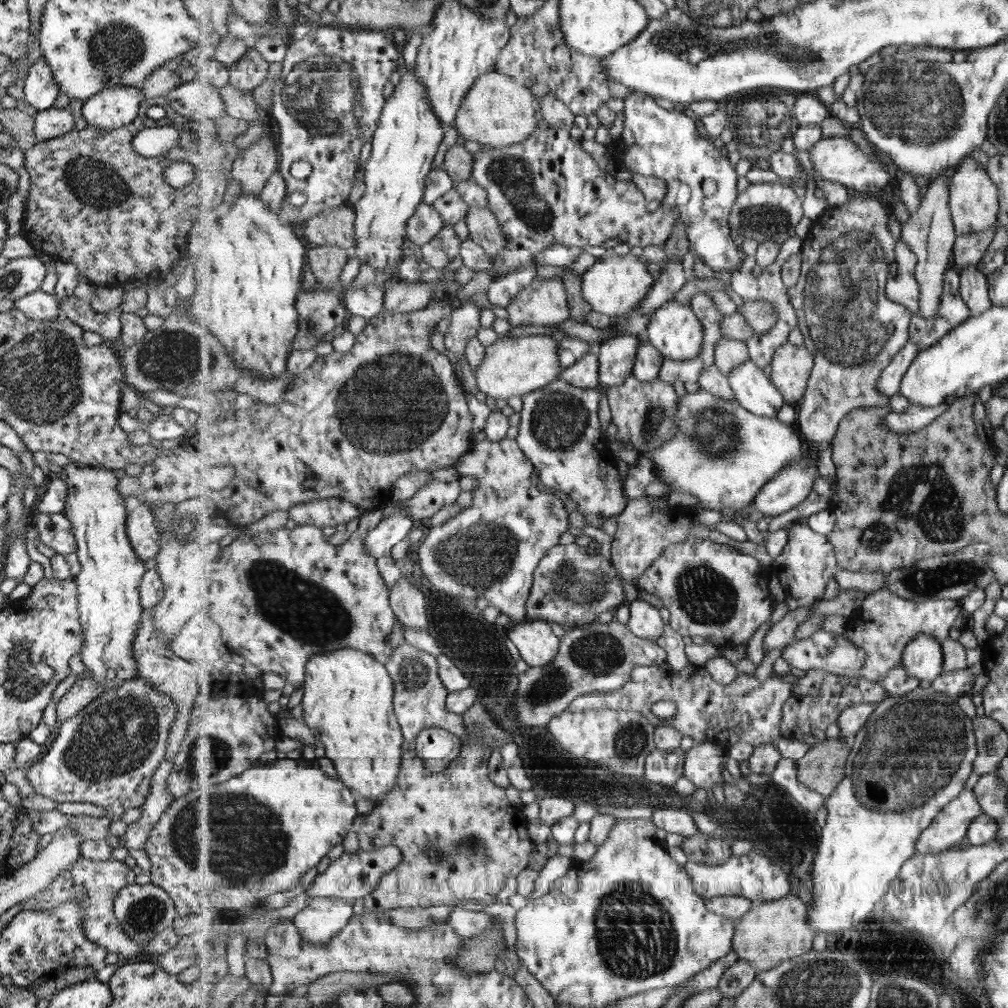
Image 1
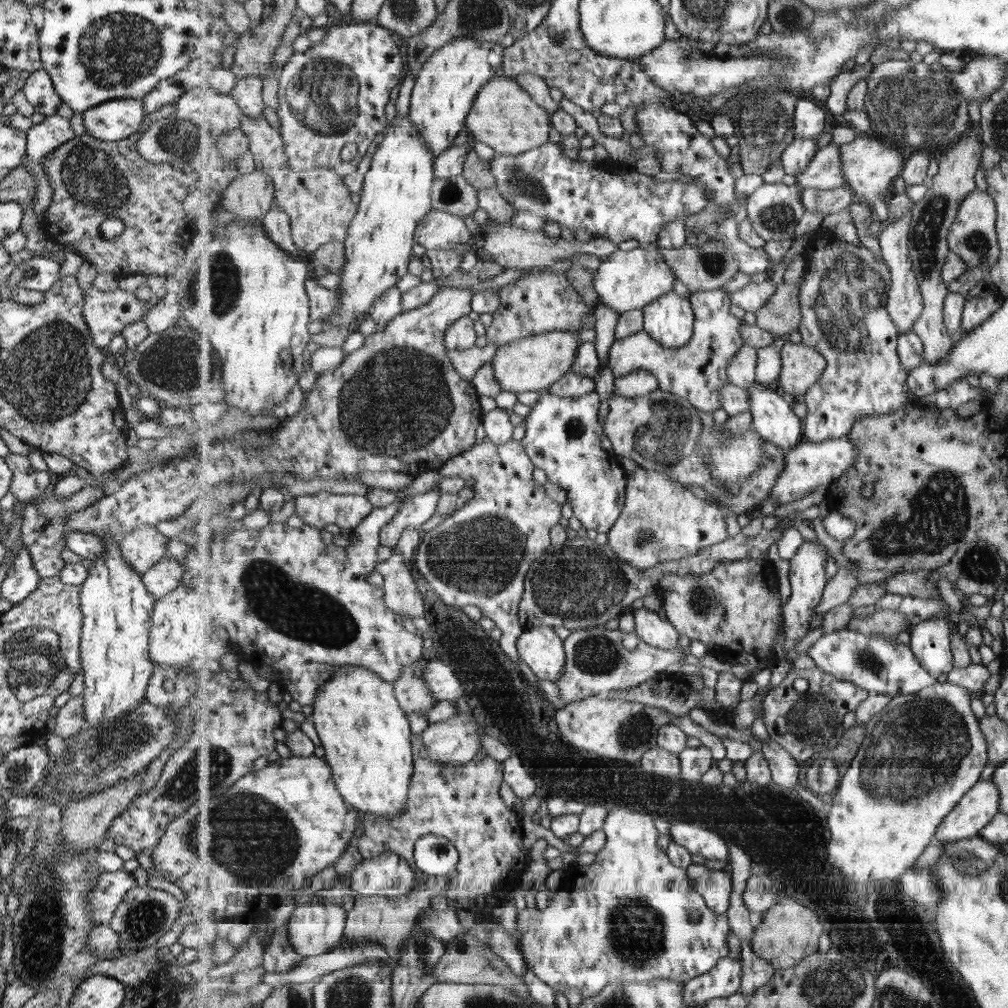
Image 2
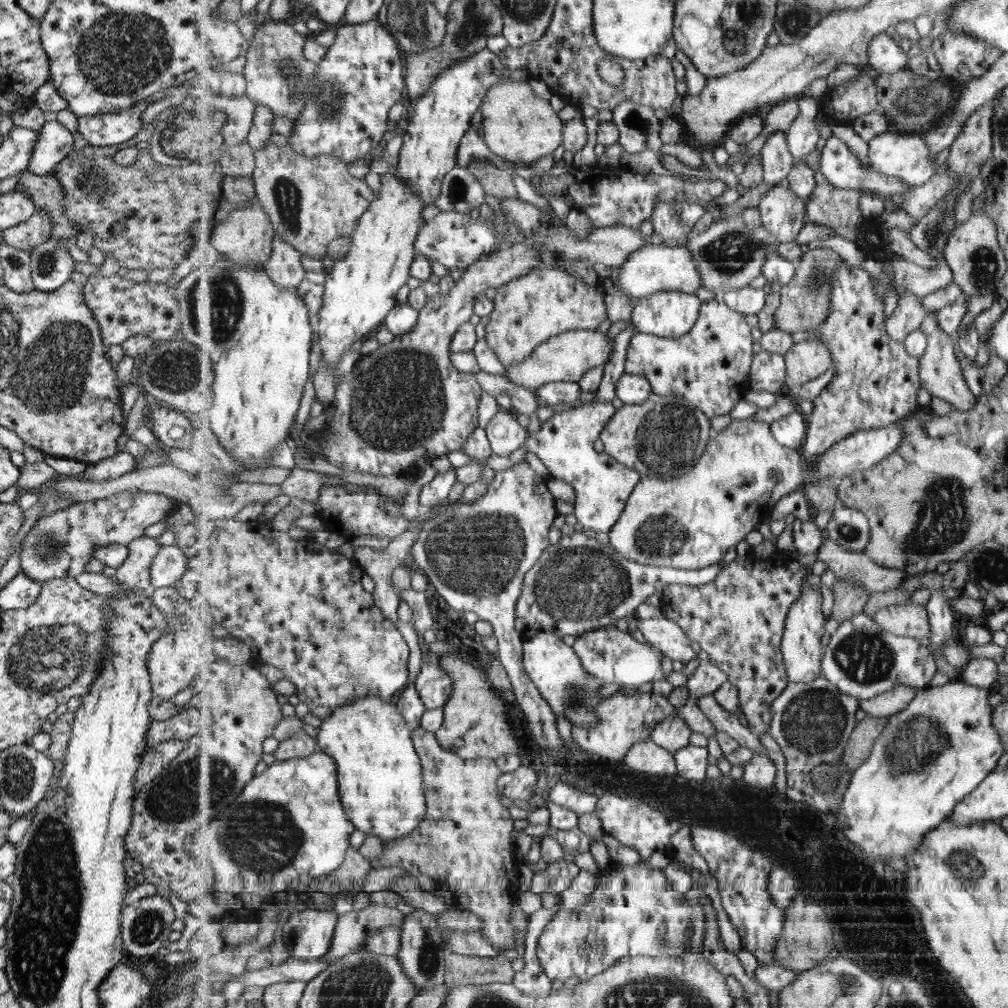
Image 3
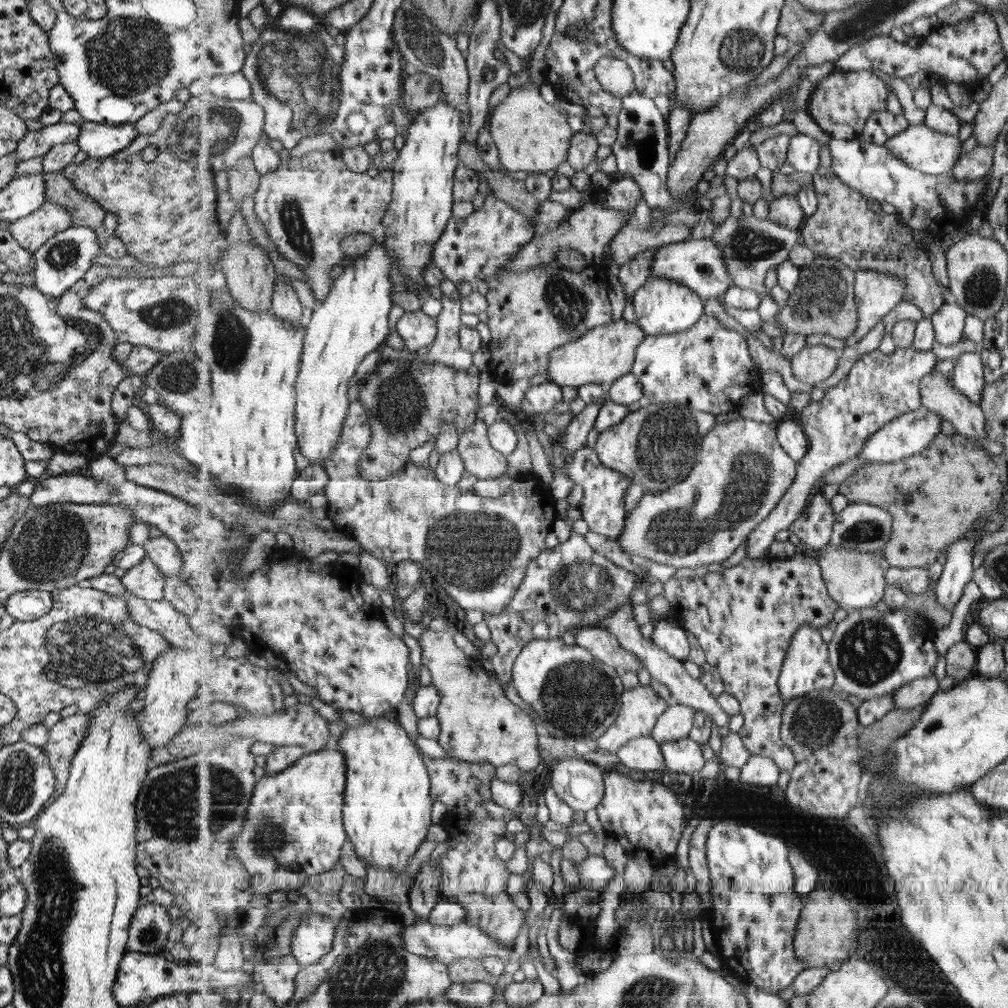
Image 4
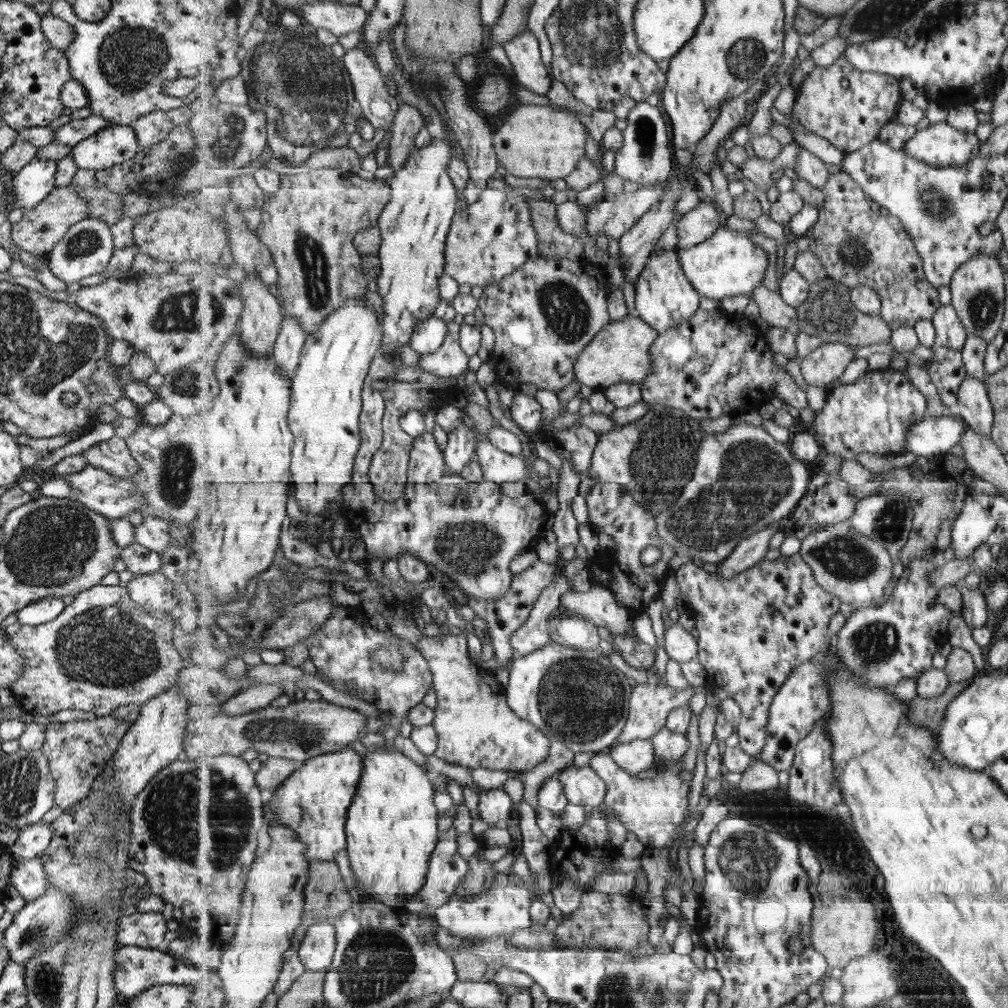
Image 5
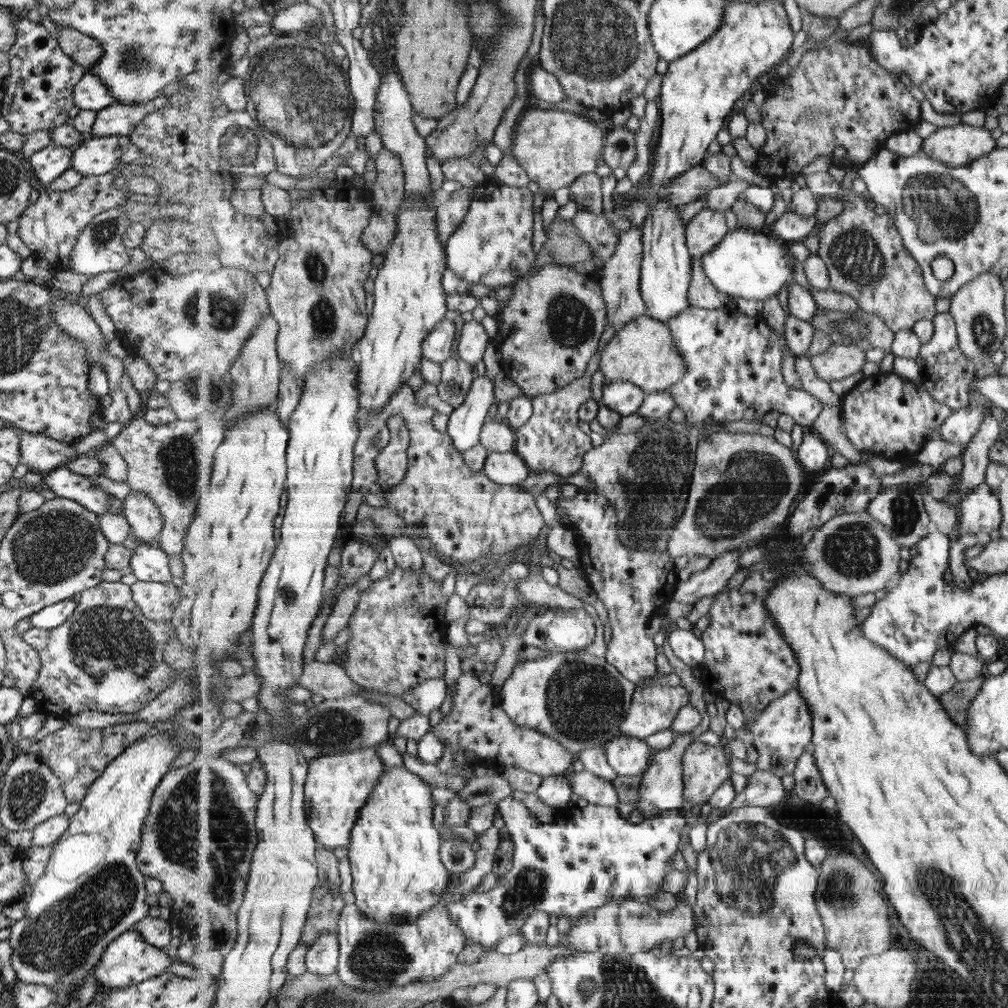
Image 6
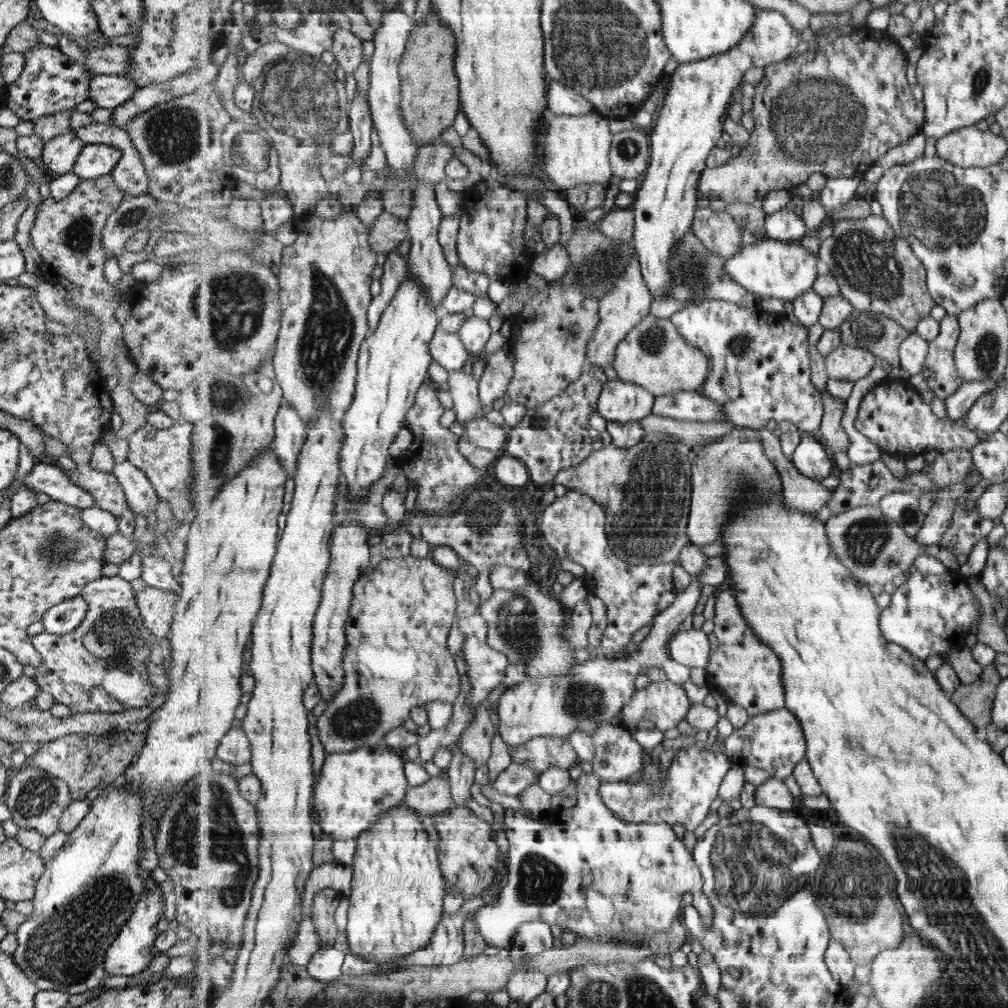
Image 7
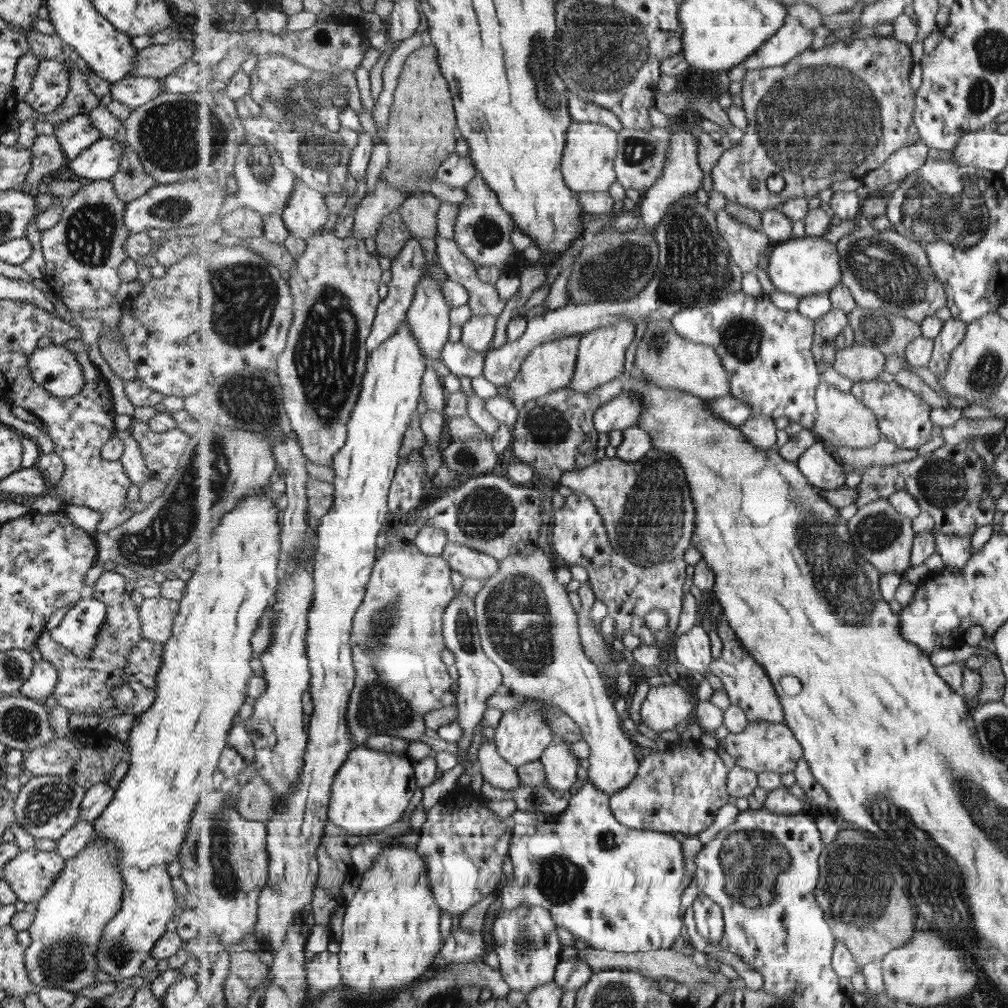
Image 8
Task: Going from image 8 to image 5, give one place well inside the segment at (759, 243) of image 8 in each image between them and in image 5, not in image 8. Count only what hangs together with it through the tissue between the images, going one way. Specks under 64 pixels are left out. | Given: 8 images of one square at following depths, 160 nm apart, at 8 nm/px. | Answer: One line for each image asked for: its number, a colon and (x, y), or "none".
5: (703, 222)
6: (704, 233)
7: (719, 231)

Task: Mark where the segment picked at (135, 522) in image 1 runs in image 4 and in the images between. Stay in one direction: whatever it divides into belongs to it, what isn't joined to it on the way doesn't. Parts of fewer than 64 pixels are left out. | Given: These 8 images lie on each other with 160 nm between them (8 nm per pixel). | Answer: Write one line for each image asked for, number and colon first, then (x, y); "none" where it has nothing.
2: (143, 546)
3: (134, 571)
4: (144, 581)

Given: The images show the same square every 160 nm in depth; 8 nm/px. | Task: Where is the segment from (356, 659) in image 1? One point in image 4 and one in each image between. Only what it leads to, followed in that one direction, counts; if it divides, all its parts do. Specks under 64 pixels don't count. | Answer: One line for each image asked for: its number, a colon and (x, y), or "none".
2: (364, 731)
3: (380, 773)
4: (387, 814)

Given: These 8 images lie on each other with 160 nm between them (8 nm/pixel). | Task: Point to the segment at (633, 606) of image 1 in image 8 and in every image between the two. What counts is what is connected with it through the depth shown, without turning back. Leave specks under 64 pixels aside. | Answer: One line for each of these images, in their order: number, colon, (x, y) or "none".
2: (649, 626)
3: (665, 634)
4: (673, 638)
5: (680, 645)
6: (687, 646)
7: (692, 648)
8: (692, 649)

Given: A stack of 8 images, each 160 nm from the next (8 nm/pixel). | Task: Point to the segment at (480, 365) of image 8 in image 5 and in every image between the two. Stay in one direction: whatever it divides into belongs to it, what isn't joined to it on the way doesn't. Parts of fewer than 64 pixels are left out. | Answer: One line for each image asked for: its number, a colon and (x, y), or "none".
5: (431, 333)
6: (438, 346)
7: (448, 351)

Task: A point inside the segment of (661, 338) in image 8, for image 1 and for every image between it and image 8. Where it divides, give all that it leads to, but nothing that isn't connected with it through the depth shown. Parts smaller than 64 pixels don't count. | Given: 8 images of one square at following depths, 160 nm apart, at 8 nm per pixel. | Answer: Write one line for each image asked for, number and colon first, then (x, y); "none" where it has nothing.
1: (512, 366)
2: (535, 364)
3: (565, 358)
4: (605, 354)
5: (621, 353)
6: (642, 352)
7: (655, 356)

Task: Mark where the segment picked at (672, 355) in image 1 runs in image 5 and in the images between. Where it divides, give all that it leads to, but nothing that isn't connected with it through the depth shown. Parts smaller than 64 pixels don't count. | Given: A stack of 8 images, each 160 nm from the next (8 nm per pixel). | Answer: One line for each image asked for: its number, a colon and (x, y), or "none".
2: (670, 320)
3: (673, 314)
4: (662, 307)
5: (664, 296)

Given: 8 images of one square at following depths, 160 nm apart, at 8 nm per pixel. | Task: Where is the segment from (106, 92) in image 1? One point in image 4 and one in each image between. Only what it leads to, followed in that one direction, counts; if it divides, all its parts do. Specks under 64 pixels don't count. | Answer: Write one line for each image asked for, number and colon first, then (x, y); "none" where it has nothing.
2: (111, 120)
3: (99, 130)
4: (98, 140)

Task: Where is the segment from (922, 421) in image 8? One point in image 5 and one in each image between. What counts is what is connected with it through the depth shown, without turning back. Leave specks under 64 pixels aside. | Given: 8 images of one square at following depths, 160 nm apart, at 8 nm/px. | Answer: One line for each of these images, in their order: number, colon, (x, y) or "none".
5: (873, 414)
6: (885, 414)
7: (893, 415)

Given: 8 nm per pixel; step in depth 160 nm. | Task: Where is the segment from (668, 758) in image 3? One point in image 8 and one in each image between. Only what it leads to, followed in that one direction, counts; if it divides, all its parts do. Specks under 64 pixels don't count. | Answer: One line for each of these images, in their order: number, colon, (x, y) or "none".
4: (644, 754)
5: (636, 756)
6: (629, 756)
7: (618, 755)
8: (529, 627)

